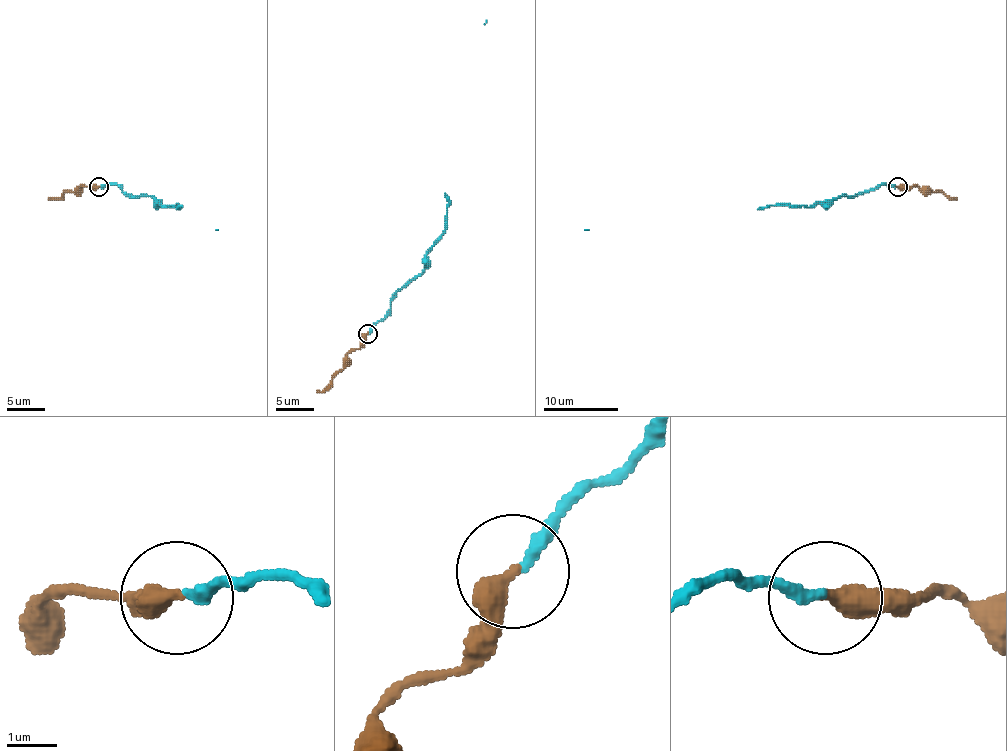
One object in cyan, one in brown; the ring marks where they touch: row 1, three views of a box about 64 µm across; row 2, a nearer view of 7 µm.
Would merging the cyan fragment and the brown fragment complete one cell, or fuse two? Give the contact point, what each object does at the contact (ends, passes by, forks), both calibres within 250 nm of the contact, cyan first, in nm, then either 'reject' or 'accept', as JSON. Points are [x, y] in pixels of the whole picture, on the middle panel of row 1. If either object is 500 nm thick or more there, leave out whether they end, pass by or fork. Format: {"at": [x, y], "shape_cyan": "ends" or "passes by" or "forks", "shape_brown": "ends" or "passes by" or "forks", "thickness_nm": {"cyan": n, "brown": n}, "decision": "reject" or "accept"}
{"at": [367, 333], "shape_cyan": "ends", "shape_brown": "ends", "thickness_nm": {"cyan": 240, "brown": 400}, "decision": "accept"}

